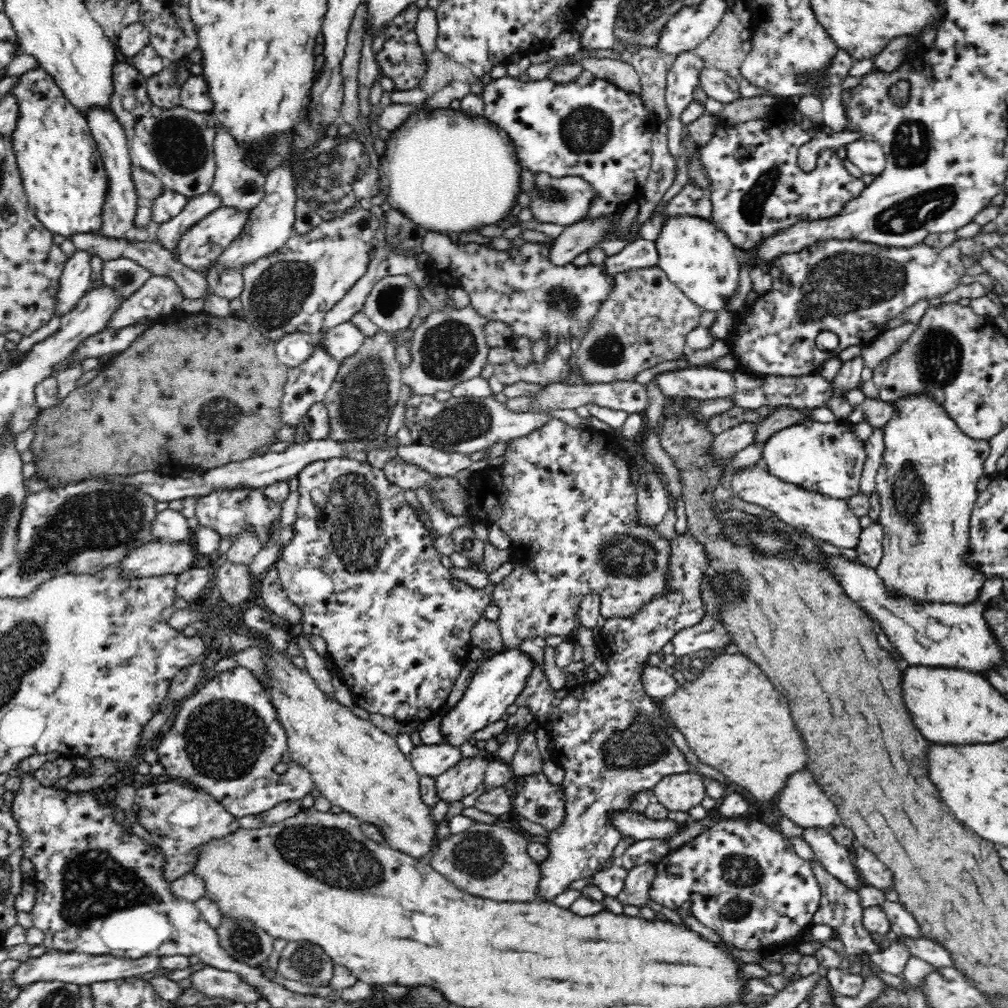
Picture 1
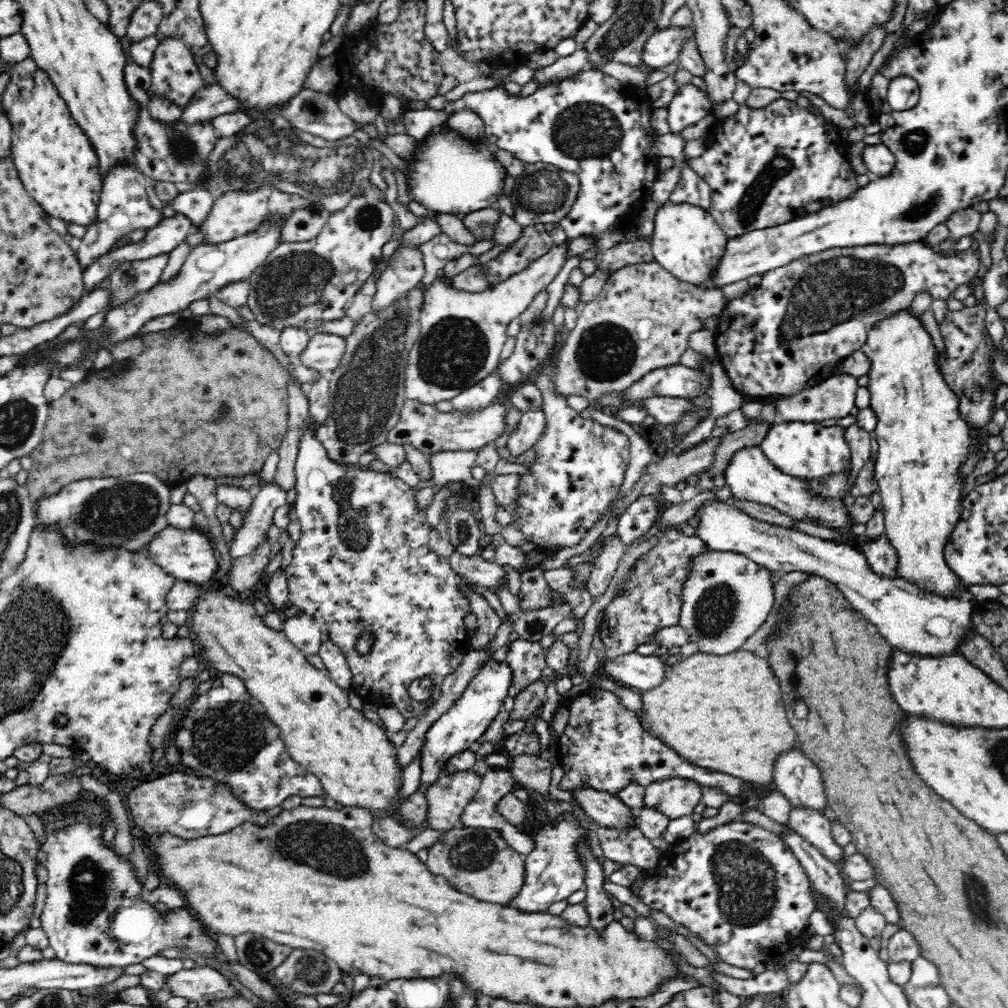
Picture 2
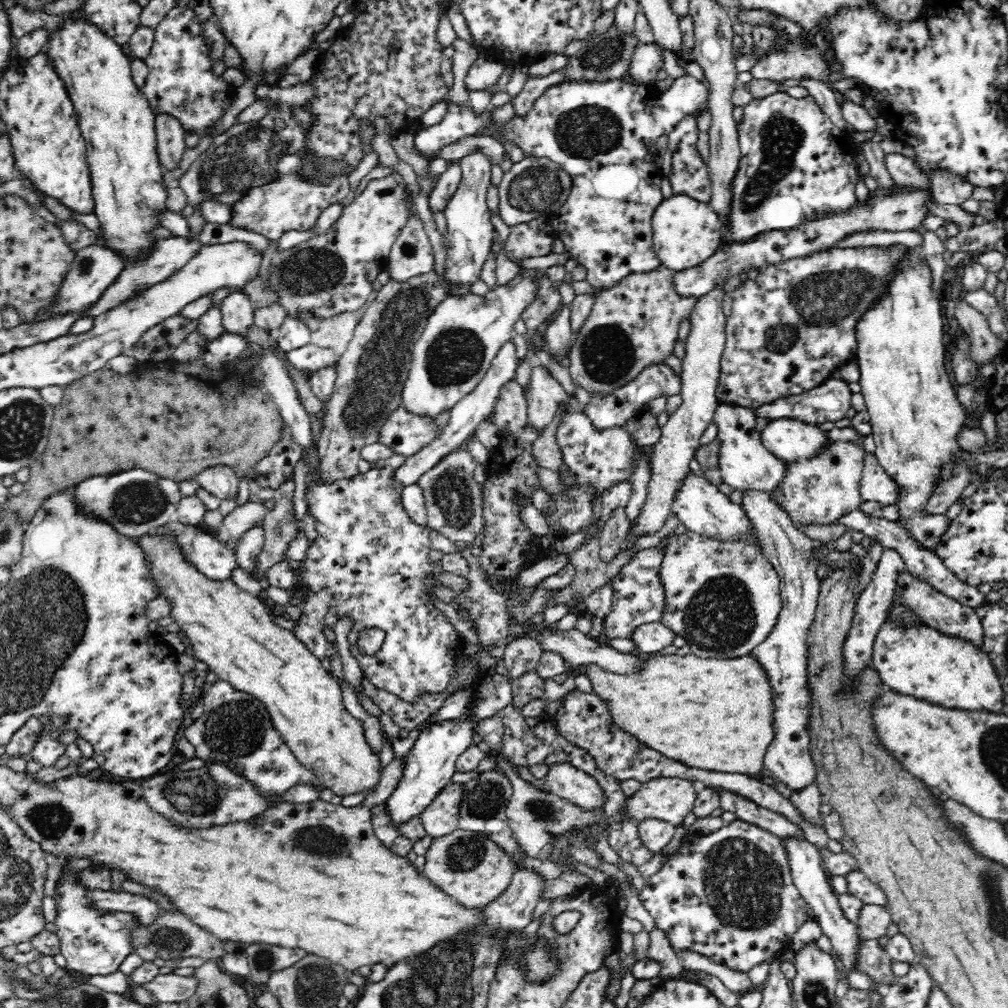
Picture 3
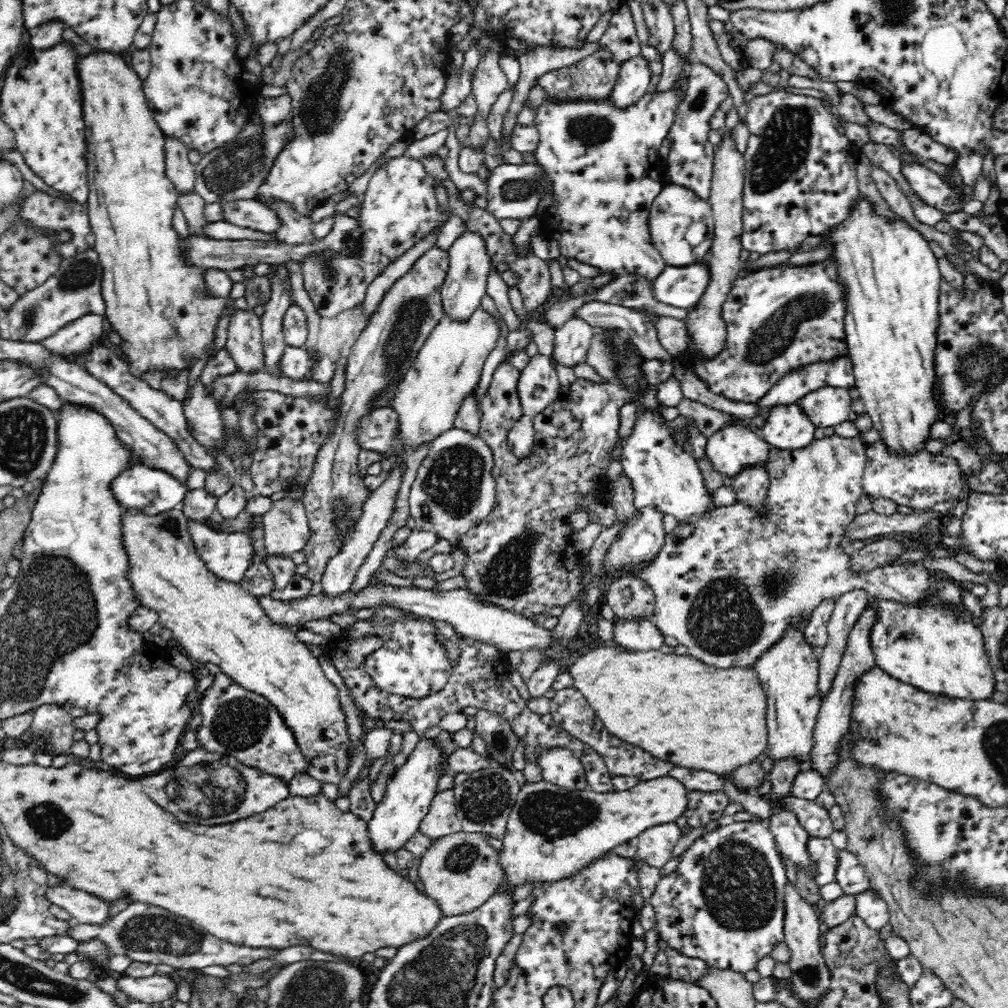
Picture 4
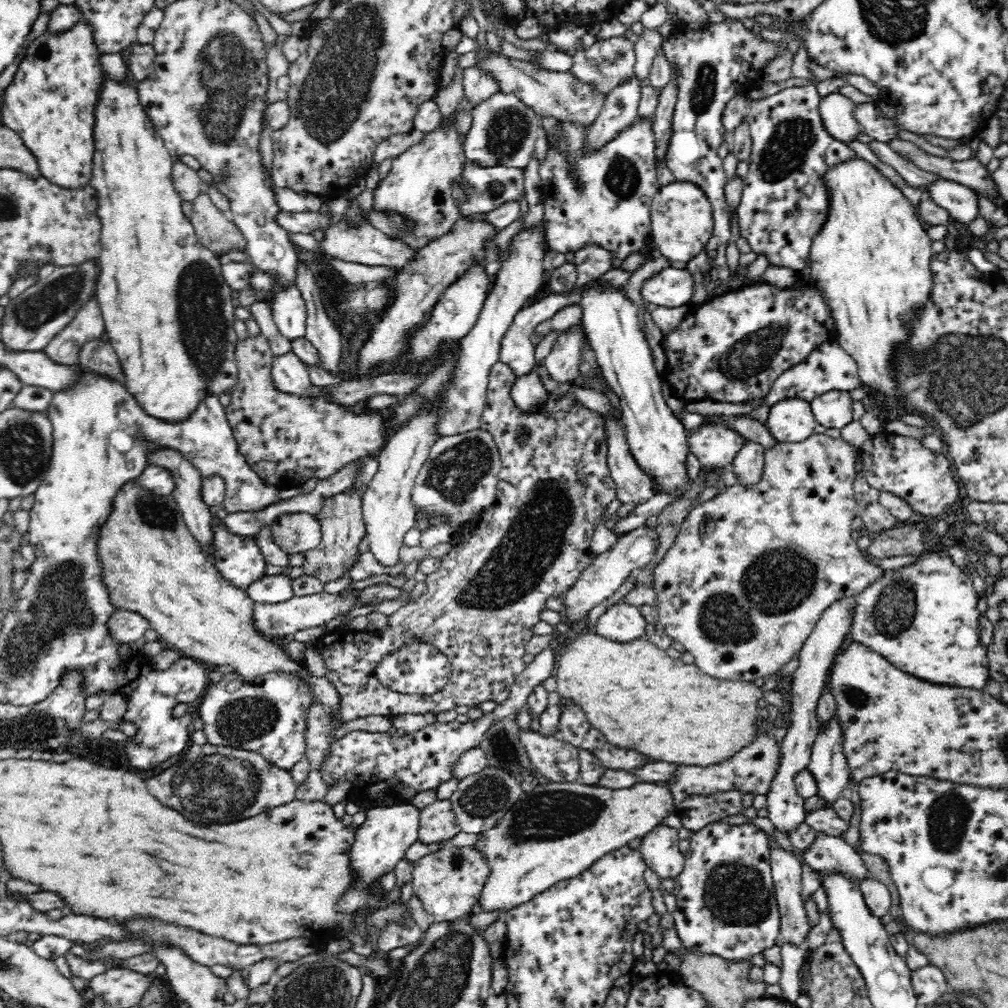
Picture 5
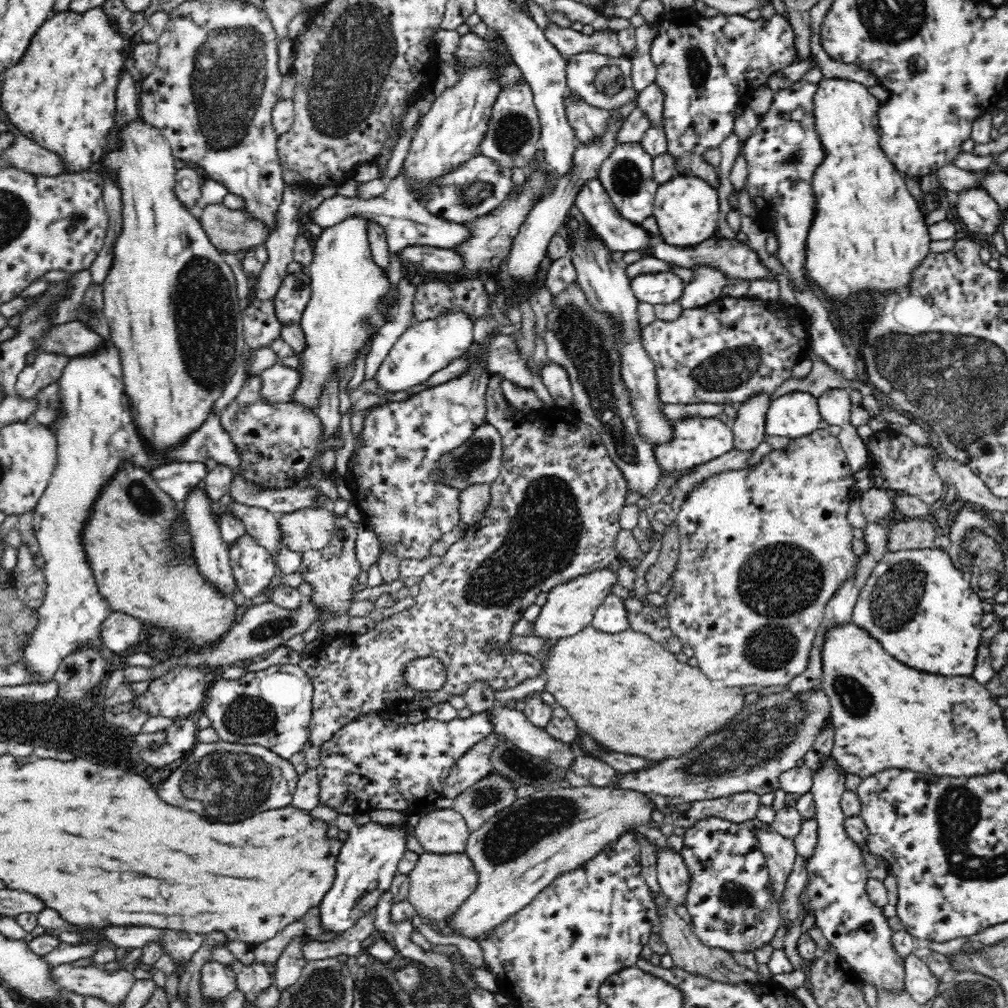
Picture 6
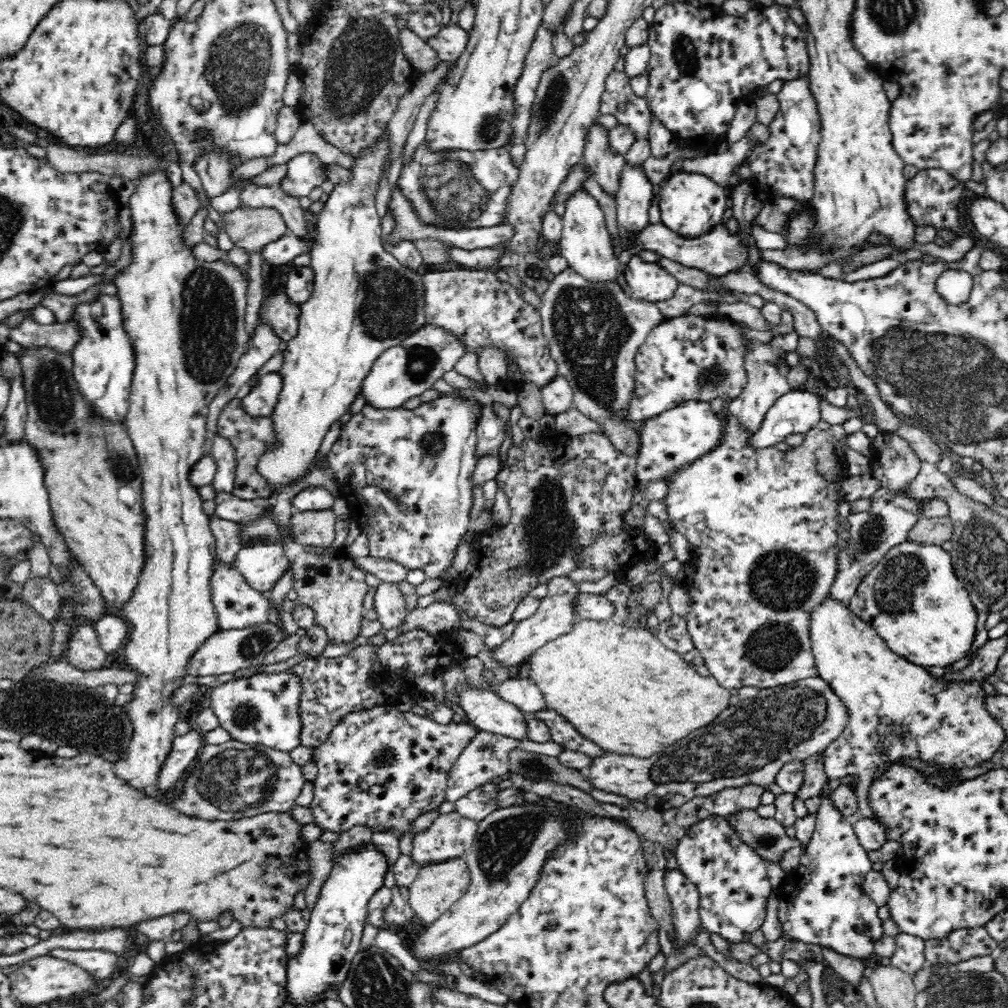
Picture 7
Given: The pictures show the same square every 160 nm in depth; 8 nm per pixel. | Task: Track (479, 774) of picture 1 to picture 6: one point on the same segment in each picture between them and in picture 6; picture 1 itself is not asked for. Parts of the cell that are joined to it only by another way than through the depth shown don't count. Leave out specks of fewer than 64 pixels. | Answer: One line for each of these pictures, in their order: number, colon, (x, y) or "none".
2: (446, 800)
3: (441, 818)
4: (441, 820)
5: (437, 821)
6: (441, 832)

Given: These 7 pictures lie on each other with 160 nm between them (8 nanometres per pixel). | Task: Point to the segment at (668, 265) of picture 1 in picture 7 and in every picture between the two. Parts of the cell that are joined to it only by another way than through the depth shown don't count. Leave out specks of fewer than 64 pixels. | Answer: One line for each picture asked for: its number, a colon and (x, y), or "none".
2: (688, 242)
3: (686, 231)
4: (675, 208)
5: (682, 222)
6: (686, 208)
7: (691, 204)

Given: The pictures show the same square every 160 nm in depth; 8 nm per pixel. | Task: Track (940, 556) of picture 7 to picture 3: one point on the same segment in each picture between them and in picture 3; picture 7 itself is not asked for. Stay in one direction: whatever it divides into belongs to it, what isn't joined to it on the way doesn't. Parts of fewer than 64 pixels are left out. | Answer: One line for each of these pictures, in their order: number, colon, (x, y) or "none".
3: (911, 657)
4: (930, 643)
5: (924, 618)
6: (922, 609)

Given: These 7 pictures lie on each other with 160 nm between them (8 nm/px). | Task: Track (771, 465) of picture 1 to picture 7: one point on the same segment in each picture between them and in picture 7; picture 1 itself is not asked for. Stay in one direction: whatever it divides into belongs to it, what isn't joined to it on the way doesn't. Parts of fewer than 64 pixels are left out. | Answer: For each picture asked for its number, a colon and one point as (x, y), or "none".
2: (806, 451)
3: (790, 439)
4: (787, 427)
5: (791, 419)
6: (795, 414)
7: (796, 411)

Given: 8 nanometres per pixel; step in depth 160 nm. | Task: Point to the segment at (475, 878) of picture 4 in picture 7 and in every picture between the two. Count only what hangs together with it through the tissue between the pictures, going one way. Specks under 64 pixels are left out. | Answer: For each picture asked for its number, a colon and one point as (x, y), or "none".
5: (448, 882)
6: (438, 884)
7: (436, 888)

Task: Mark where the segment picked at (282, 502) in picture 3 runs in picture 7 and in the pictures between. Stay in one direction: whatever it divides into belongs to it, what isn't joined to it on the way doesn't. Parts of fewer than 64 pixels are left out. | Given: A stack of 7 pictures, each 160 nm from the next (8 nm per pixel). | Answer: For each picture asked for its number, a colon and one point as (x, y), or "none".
4: (286, 526)
5: (297, 532)
6: (310, 528)
7: (314, 528)

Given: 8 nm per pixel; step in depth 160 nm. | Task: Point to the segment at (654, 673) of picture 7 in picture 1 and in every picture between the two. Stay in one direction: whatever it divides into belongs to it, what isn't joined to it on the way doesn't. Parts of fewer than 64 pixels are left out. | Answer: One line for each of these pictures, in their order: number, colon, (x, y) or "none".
1: (733, 719)
2: (727, 713)
3: (714, 715)
4: (681, 711)
5: (639, 698)
6: (629, 695)

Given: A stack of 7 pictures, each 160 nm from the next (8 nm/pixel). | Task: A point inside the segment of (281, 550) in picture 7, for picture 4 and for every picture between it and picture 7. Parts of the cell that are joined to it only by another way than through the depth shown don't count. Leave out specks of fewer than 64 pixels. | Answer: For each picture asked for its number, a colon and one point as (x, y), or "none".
4: (229, 555)
5: (239, 558)
6: (254, 566)

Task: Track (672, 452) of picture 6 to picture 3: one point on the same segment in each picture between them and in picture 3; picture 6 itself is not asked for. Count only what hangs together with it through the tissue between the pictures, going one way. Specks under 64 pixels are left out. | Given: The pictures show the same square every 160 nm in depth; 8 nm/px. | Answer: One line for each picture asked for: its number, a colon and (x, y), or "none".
3: (743, 461)
4: (732, 448)
5: (715, 445)

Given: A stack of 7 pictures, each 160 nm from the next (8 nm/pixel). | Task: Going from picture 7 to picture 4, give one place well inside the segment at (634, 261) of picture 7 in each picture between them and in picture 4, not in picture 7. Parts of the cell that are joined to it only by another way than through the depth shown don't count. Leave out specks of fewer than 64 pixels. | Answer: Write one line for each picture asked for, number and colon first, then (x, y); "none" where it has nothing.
4: (683, 287)
5: (673, 287)
6: (654, 288)

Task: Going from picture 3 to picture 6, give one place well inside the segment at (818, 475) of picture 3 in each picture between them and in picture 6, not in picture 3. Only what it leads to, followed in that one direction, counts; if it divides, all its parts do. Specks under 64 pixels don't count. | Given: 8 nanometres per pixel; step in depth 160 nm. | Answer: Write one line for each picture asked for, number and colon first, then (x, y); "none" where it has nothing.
4: (731, 590)
5: (751, 571)
6: (763, 548)

